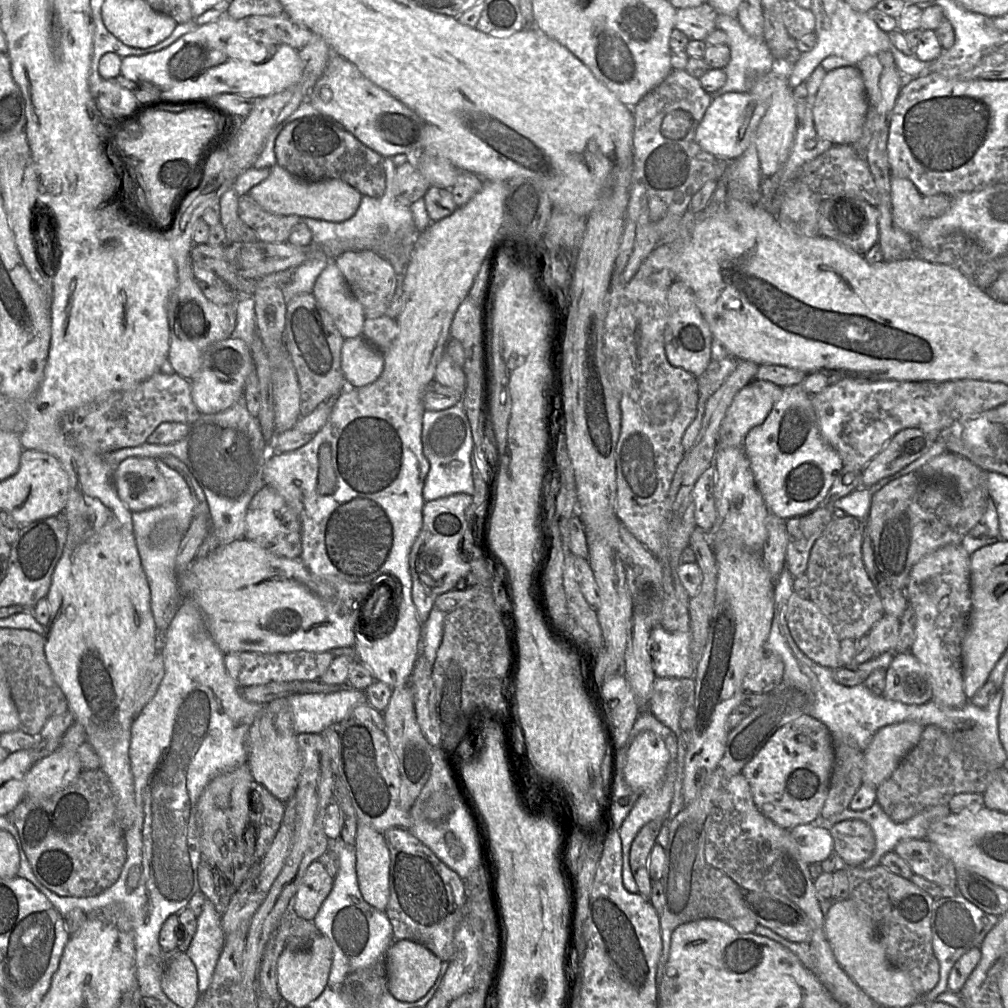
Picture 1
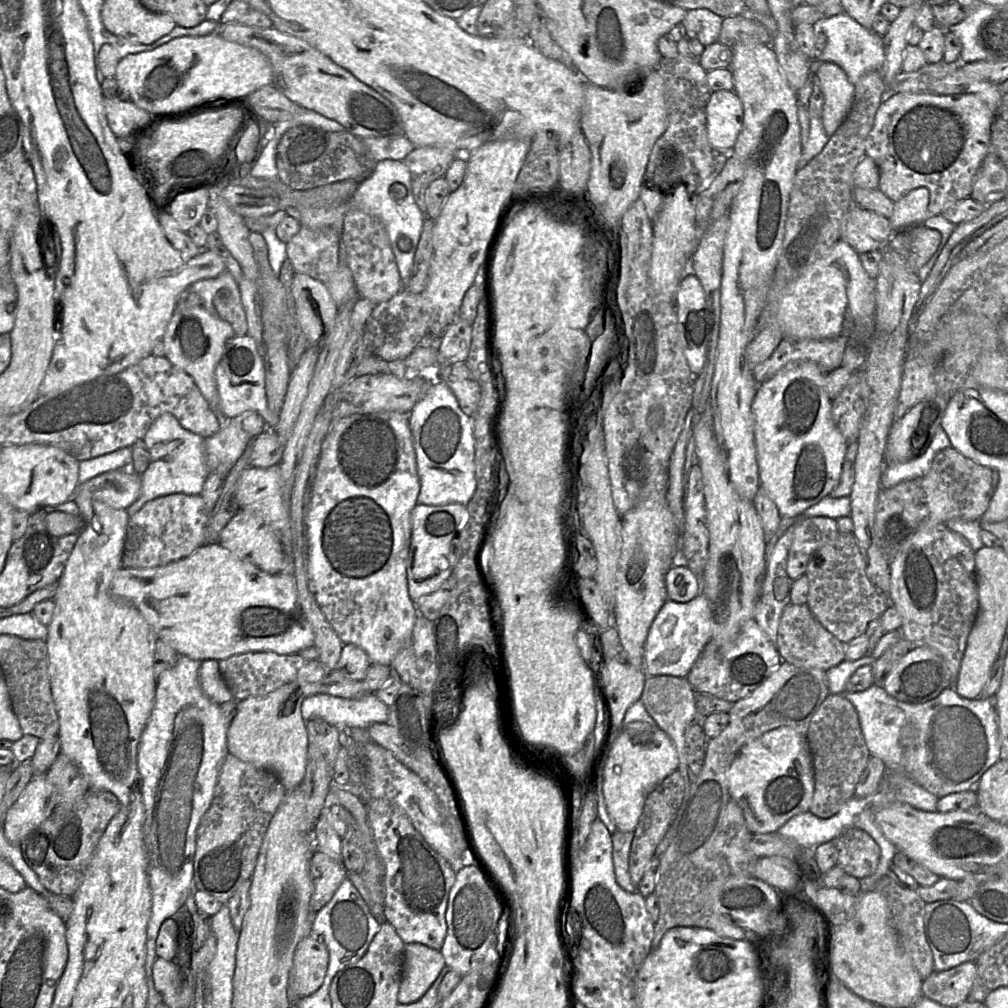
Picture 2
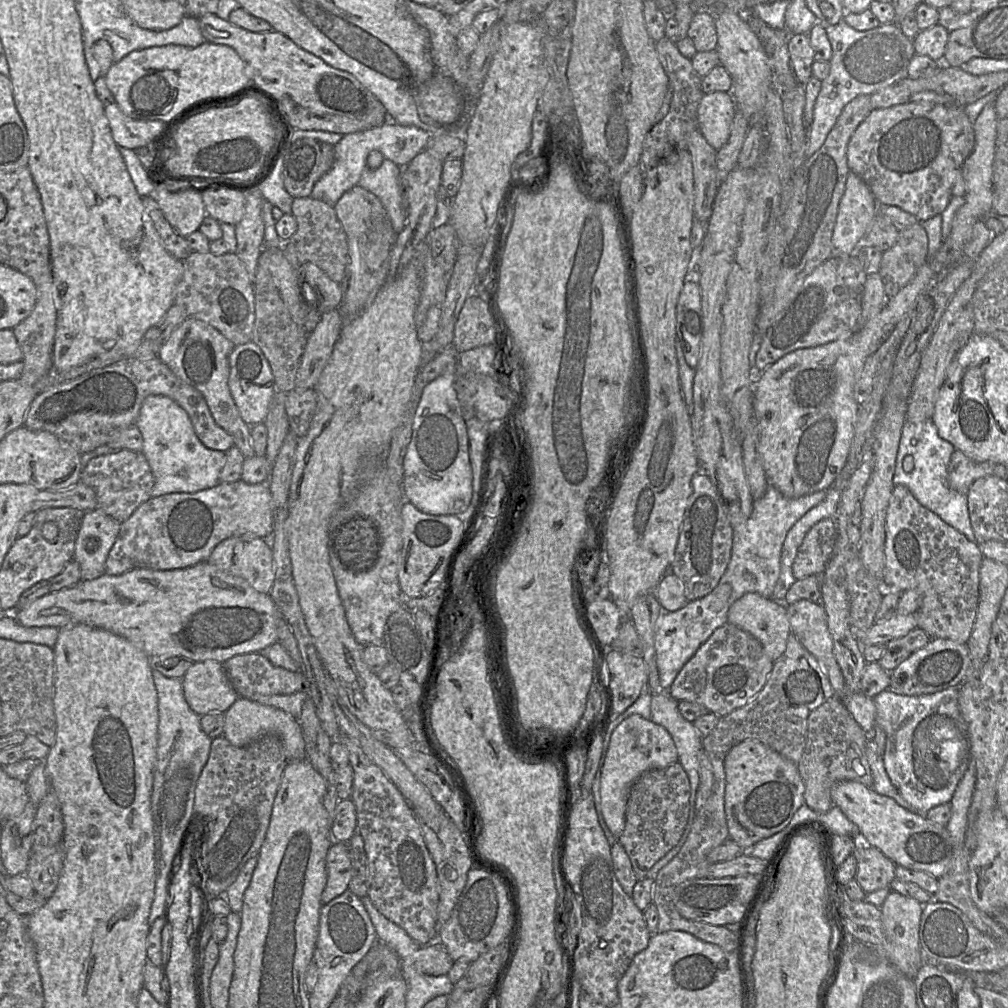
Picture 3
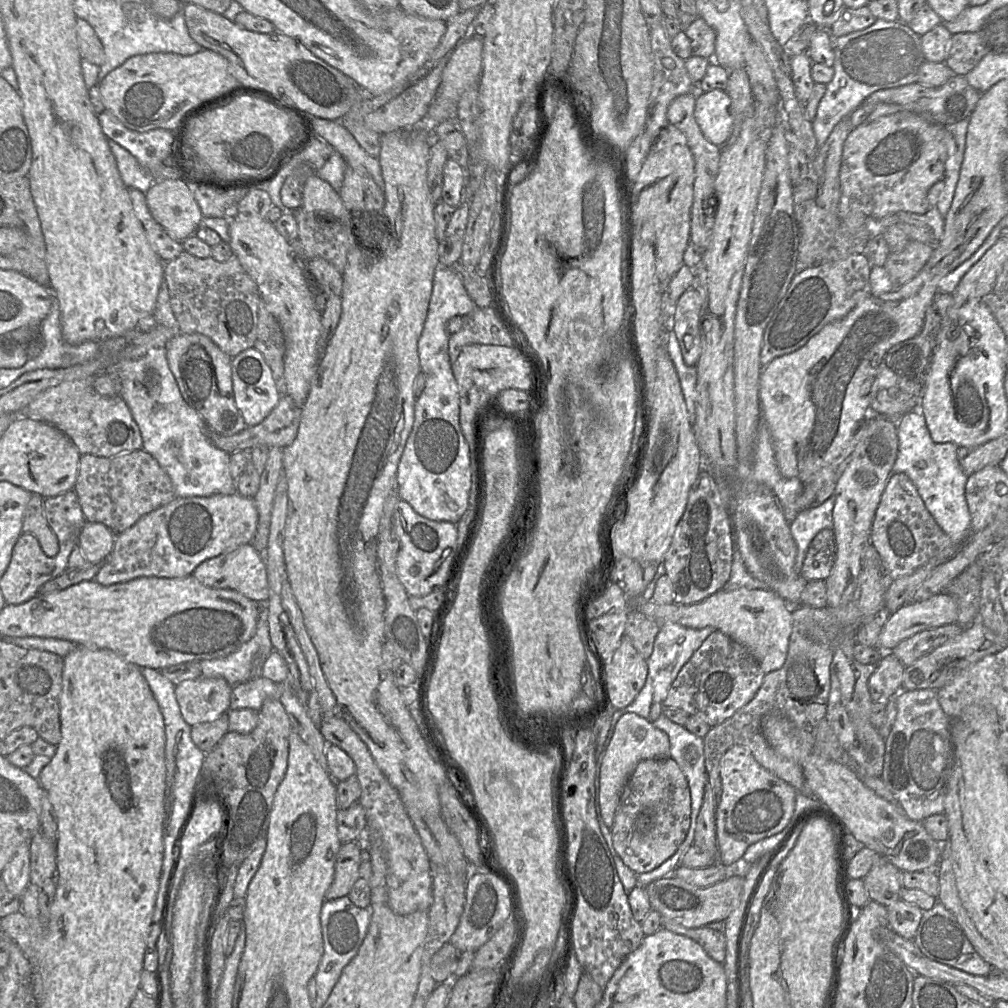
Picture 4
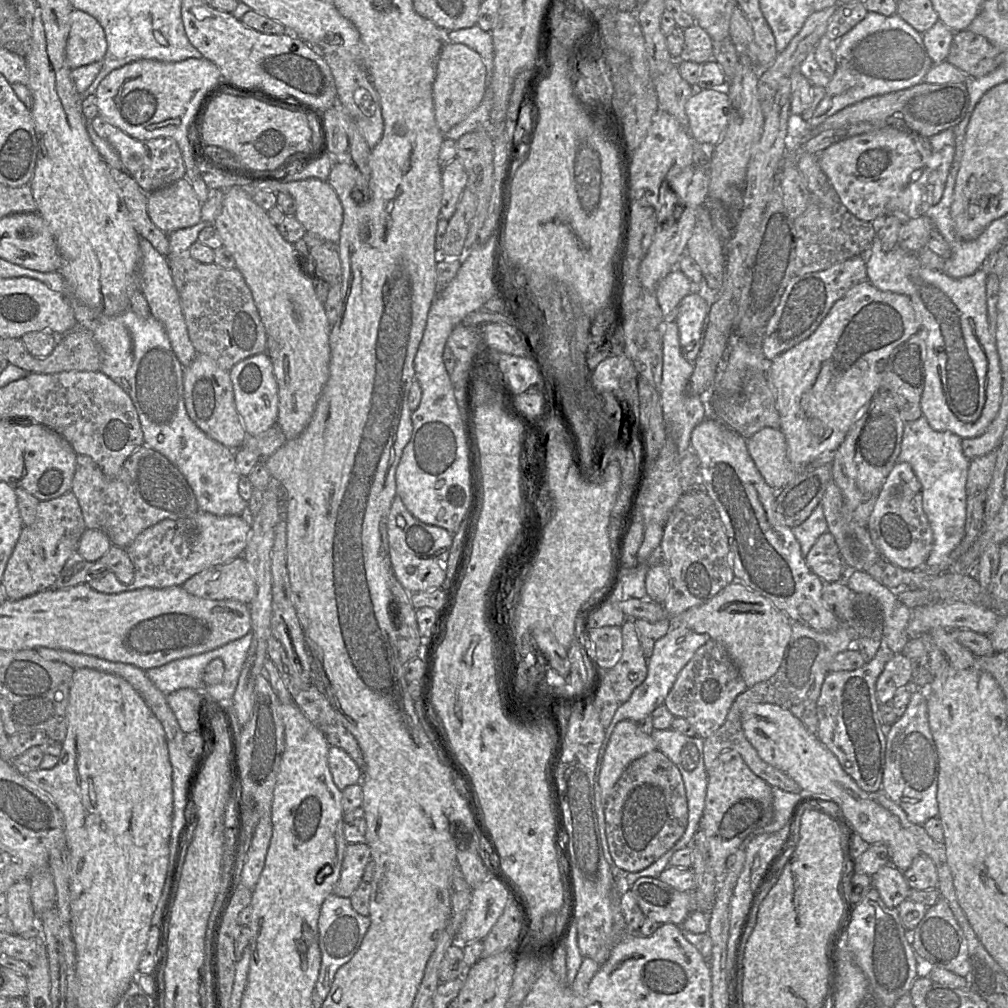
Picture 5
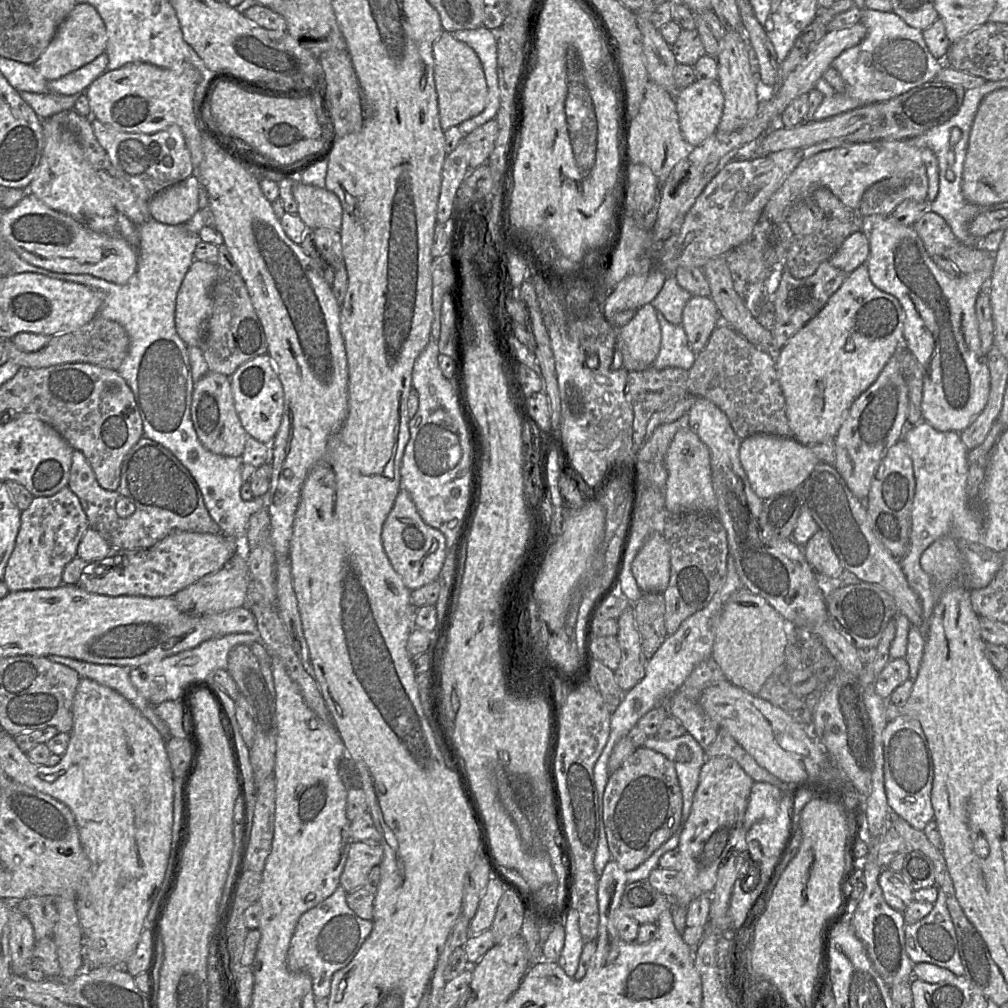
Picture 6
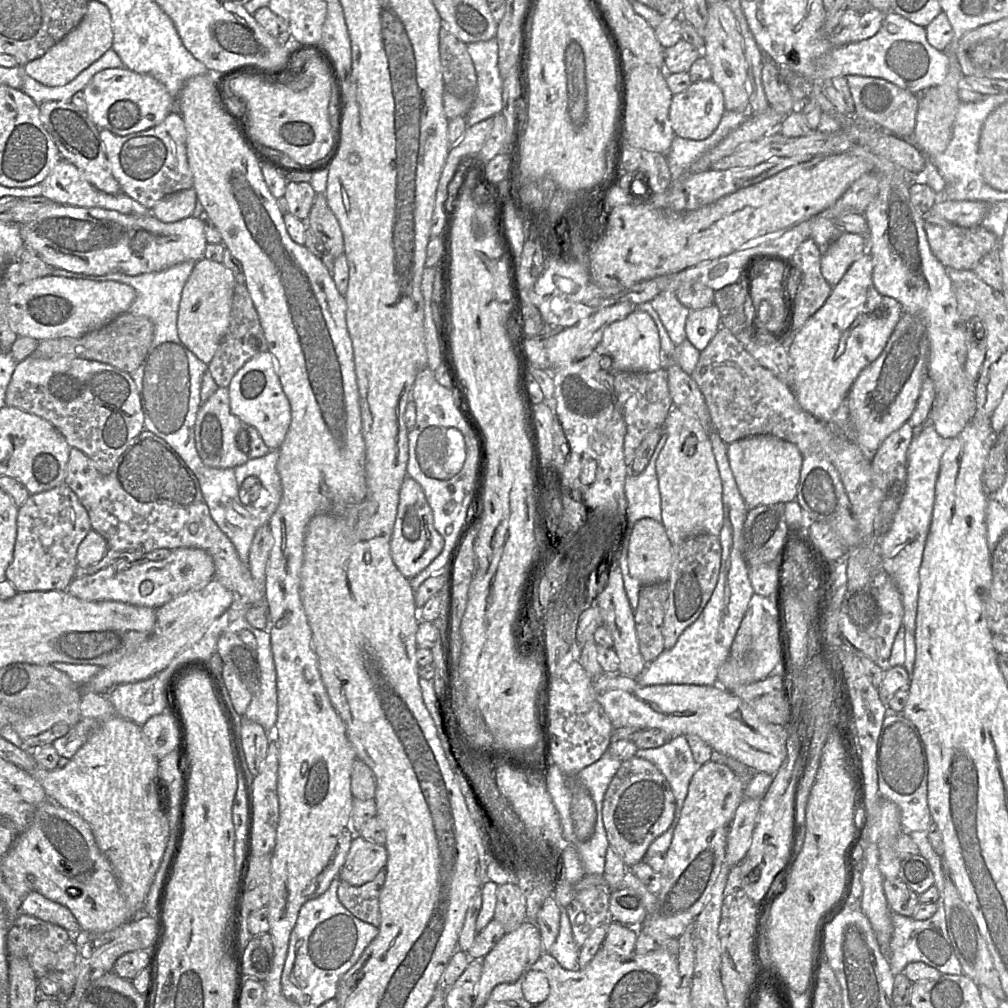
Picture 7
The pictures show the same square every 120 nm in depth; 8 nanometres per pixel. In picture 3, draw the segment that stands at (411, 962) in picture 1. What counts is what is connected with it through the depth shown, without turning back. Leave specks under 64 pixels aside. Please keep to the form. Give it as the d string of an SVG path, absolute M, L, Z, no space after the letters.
M437 939L421 946L415 954L416 969L431 976L447 975L453 963L445 946Z

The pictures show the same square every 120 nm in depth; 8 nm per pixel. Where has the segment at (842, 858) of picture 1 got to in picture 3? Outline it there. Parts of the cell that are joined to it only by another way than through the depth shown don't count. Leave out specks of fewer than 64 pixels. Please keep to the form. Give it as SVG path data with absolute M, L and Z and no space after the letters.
M859 843L852 852L857 862L855 880L865 893L890 886L895 875L895 863L879 849Z

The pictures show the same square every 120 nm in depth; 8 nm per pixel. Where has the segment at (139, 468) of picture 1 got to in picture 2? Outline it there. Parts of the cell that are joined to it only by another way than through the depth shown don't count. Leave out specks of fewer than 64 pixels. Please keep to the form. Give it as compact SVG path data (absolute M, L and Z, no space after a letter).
M131 465L79 483L78 490L88 490L94 499L113 508L127 510L139 498L141 487L142 477Z

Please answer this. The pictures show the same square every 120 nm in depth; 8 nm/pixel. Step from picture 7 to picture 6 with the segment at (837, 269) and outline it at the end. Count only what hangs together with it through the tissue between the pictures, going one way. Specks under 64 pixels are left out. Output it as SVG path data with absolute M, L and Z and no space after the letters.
M861 231L855 232L844 240L829 259L829 263L849 274L862 264L865 264L869 254L870 247L867 236Z

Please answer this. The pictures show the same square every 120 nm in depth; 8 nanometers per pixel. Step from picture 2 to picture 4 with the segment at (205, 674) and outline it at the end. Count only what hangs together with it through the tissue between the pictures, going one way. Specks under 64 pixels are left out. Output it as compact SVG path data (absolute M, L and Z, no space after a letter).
M199 677L175 685L175 696L187 724L213 721L230 710L232 686L222 677Z

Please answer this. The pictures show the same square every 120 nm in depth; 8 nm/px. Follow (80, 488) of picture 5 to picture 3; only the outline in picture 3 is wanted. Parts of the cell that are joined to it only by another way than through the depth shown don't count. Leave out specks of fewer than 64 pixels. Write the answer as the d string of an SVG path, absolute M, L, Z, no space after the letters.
M117 450L90 459L80 473L80 482L91 487L97 498L96 509L125 522L133 512L152 497L154 477L142 452Z

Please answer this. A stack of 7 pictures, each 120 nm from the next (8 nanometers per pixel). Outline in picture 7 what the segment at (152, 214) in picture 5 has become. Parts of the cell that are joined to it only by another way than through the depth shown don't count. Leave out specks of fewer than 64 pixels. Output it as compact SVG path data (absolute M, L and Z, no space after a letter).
M192 187L164 197L150 212L161 222L173 223L191 217L196 201L196 191Z

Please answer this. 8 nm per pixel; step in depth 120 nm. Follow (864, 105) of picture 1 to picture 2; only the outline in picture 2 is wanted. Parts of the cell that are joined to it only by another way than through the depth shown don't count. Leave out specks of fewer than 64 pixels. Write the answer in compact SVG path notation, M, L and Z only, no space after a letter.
M824 62L816 75L824 96L822 123L826 134L831 137L851 109L855 85L849 81L844 70L832 62Z

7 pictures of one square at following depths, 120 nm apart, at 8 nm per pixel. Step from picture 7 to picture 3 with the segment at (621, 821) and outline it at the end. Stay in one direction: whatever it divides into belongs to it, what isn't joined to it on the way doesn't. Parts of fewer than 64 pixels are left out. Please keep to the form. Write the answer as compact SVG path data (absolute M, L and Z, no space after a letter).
M680 762L663 769L649 770L642 774L631 786L627 806L625 828L618 842L628 854L638 880L646 878L647 873L680 841L689 818L690 783L688 775Z

